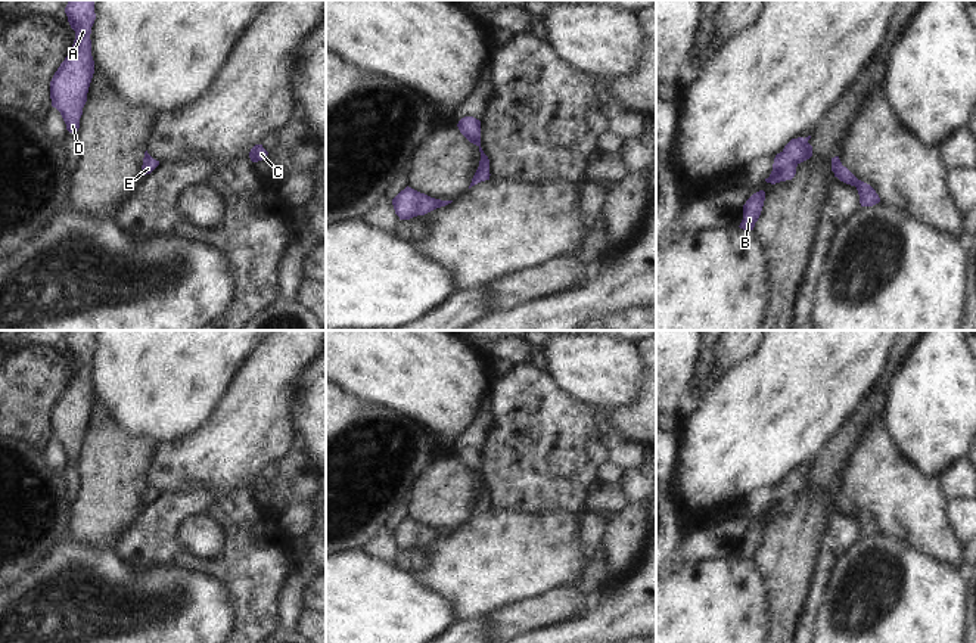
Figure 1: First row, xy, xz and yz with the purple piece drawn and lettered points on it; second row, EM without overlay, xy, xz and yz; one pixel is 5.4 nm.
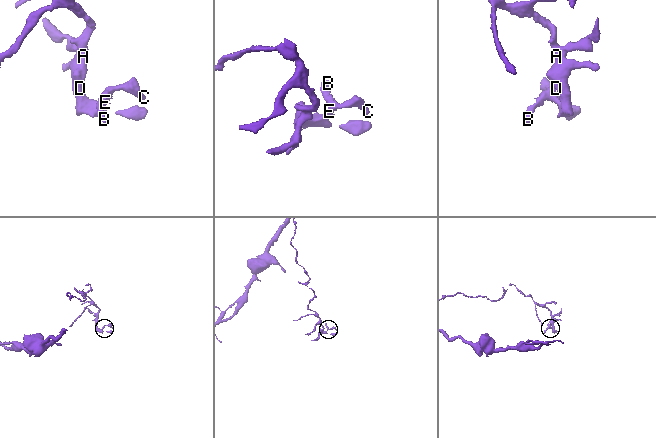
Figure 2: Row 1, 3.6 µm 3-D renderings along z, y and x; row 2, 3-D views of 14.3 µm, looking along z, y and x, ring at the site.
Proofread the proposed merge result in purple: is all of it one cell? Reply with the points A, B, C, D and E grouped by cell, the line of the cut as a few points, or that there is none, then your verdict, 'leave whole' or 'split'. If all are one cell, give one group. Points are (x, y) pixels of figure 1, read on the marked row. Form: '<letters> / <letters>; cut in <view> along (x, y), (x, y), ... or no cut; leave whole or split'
A B C D E; no cut; leave whole

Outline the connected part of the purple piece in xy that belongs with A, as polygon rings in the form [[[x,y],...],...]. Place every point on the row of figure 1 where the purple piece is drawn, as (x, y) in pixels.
[[[69,0],[65,13],[75,31],[74,44],[50,81],[52,106],[56,108],[69,133],[77,133],[94,74],[91,27],[96,19],[94,0]]]

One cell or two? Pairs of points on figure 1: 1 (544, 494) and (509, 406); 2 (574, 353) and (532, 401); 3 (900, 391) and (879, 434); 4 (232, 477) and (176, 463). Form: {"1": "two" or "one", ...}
{"1": "one", "2": "two", "3": "two", "4": "one"}

